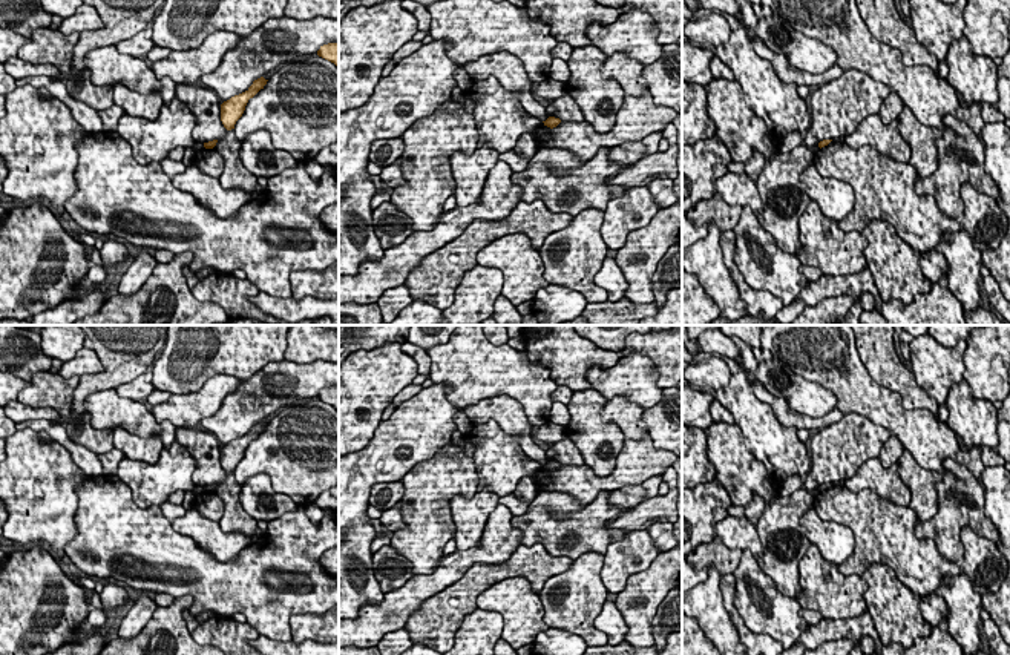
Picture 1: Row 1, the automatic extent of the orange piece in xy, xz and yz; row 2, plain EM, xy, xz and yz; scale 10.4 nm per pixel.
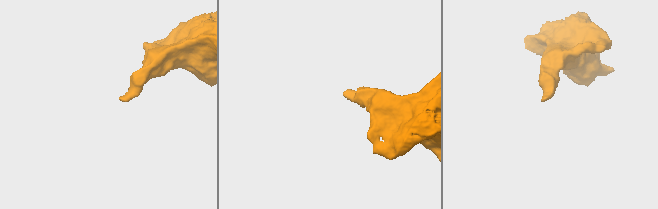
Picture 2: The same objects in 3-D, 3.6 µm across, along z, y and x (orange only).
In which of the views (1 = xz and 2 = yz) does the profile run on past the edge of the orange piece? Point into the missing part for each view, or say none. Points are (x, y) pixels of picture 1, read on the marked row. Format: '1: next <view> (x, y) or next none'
1: next none
2: next none

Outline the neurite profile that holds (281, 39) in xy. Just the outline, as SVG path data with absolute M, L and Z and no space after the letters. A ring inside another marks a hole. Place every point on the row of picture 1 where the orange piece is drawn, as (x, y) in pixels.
M287 15L270 18L239 40L230 49L221 64L199 78L199 83L212 89L221 101L239 95L254 80L273 72L294 55L314 55L328 43L339 41L339 20L314 17L296 20Z

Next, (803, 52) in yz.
M768 15L759 18L756 34L768 49L785 55L792 67L809 74L825 74L837 63L837 54L831 46L823 44L817 38L806 37L779 17Z

